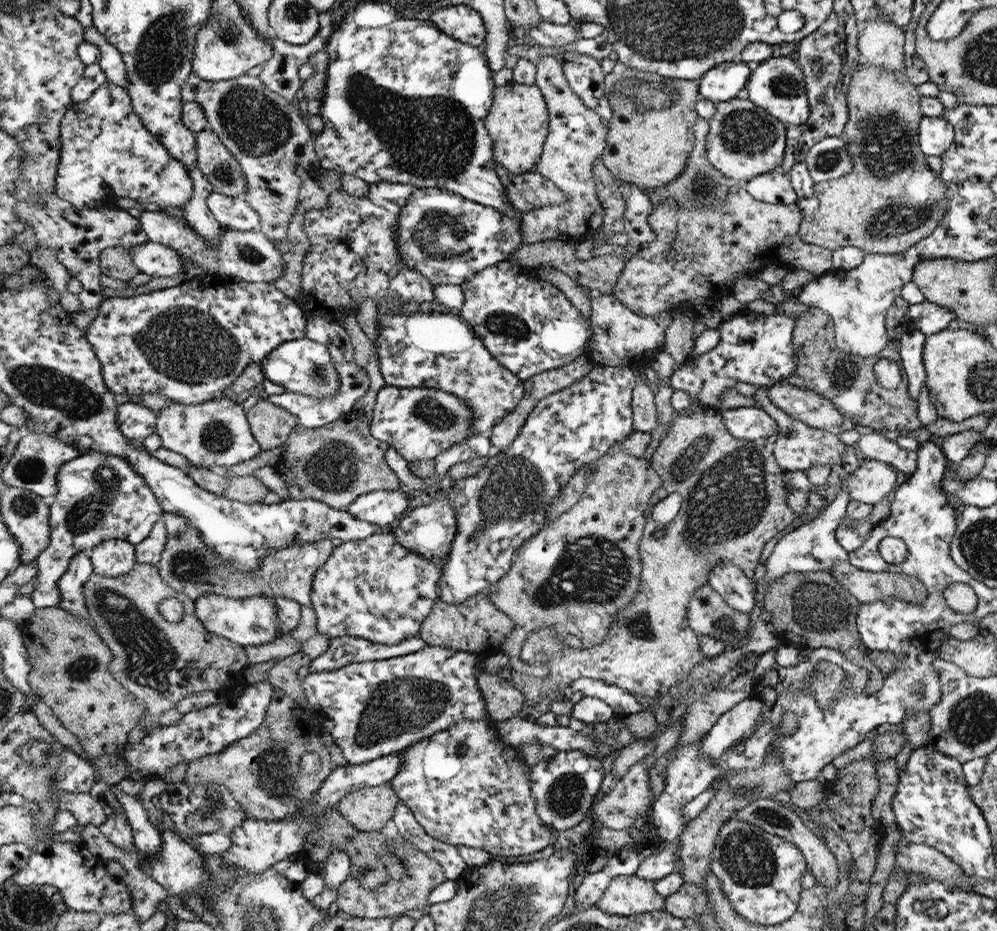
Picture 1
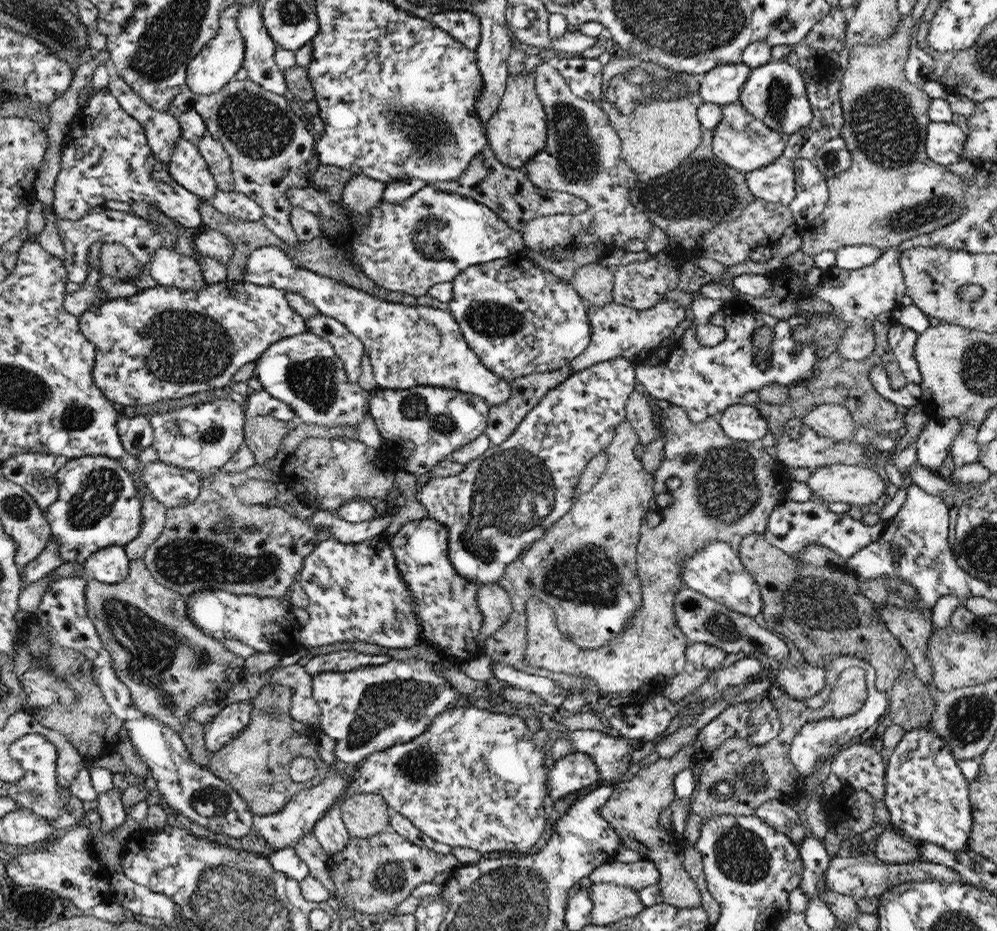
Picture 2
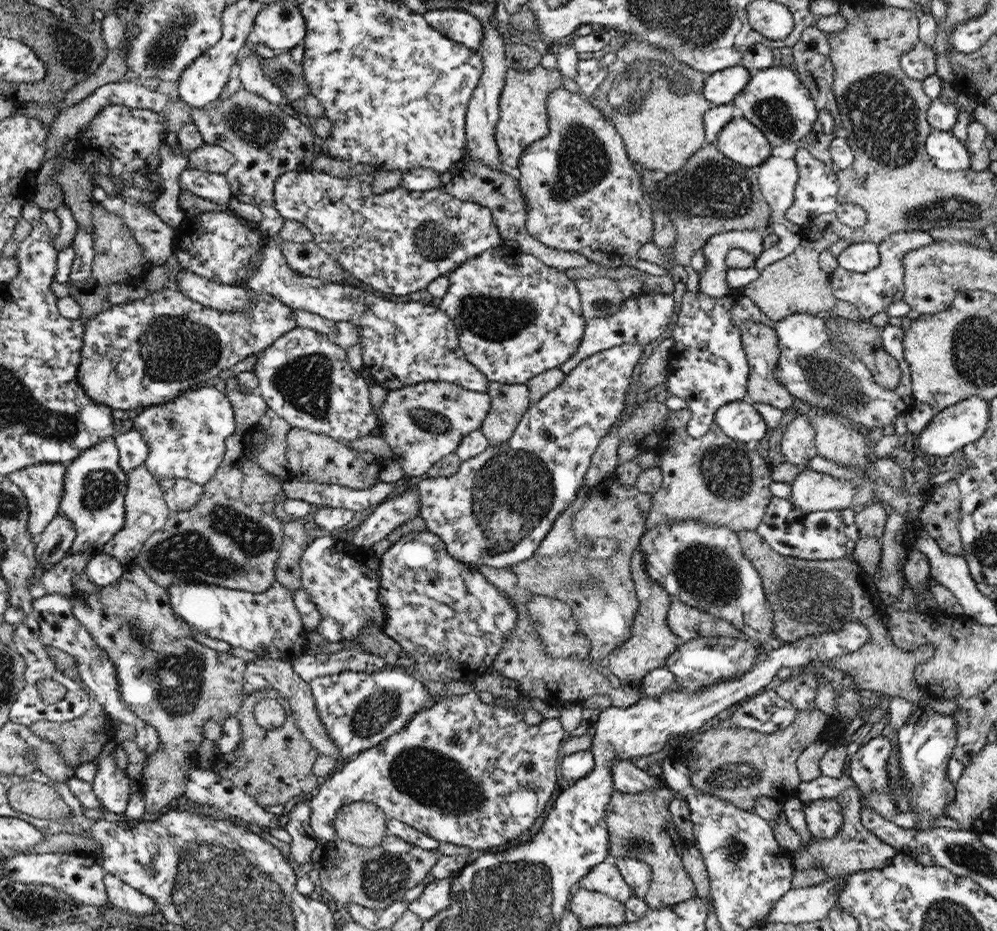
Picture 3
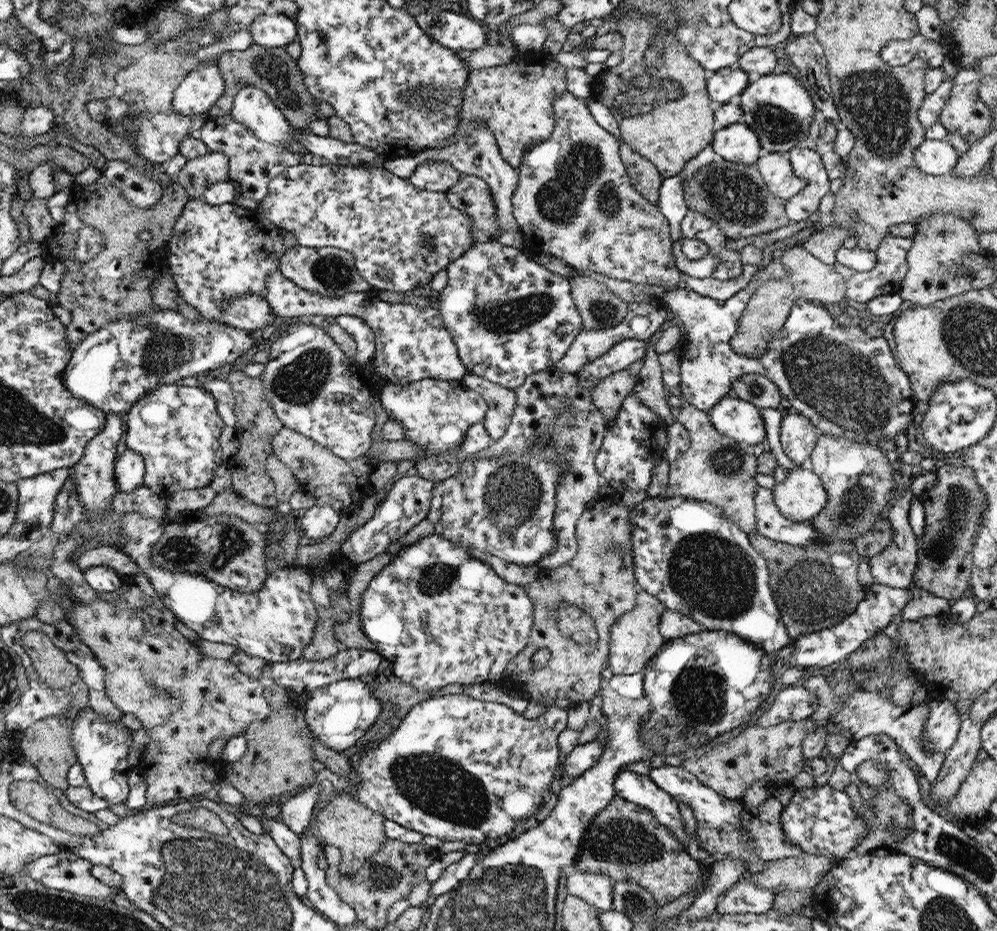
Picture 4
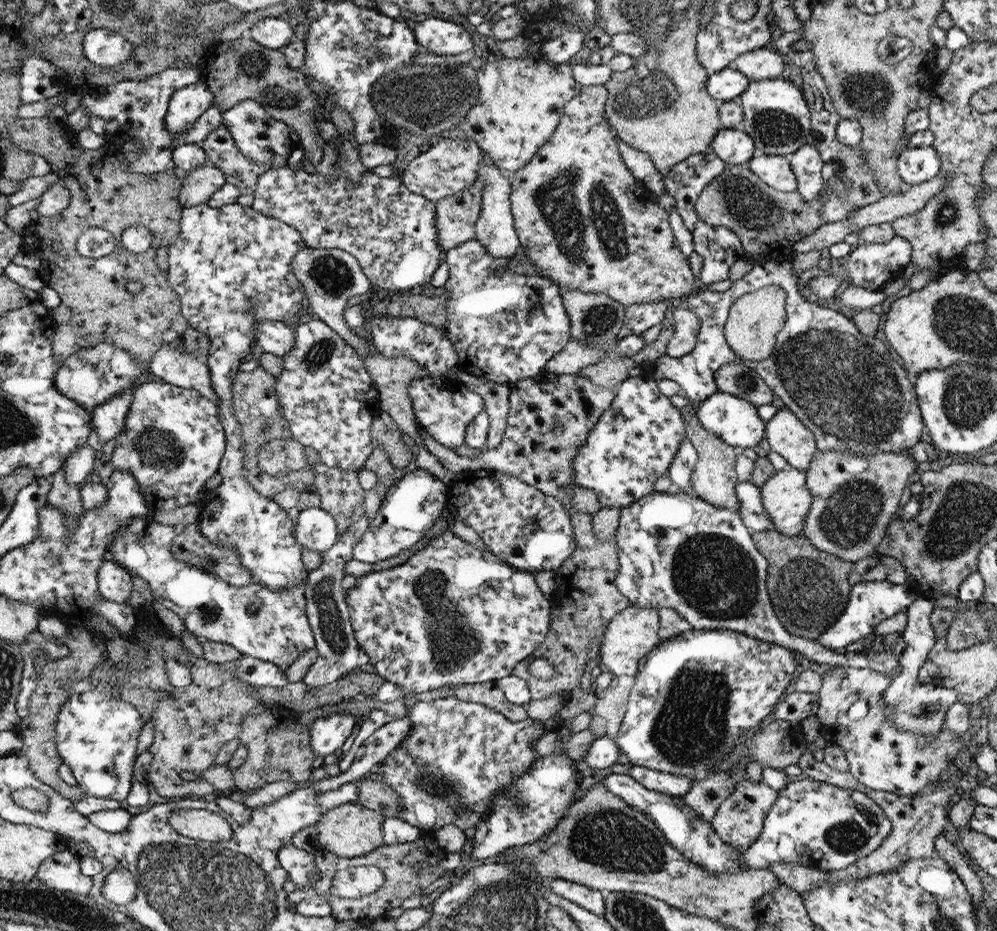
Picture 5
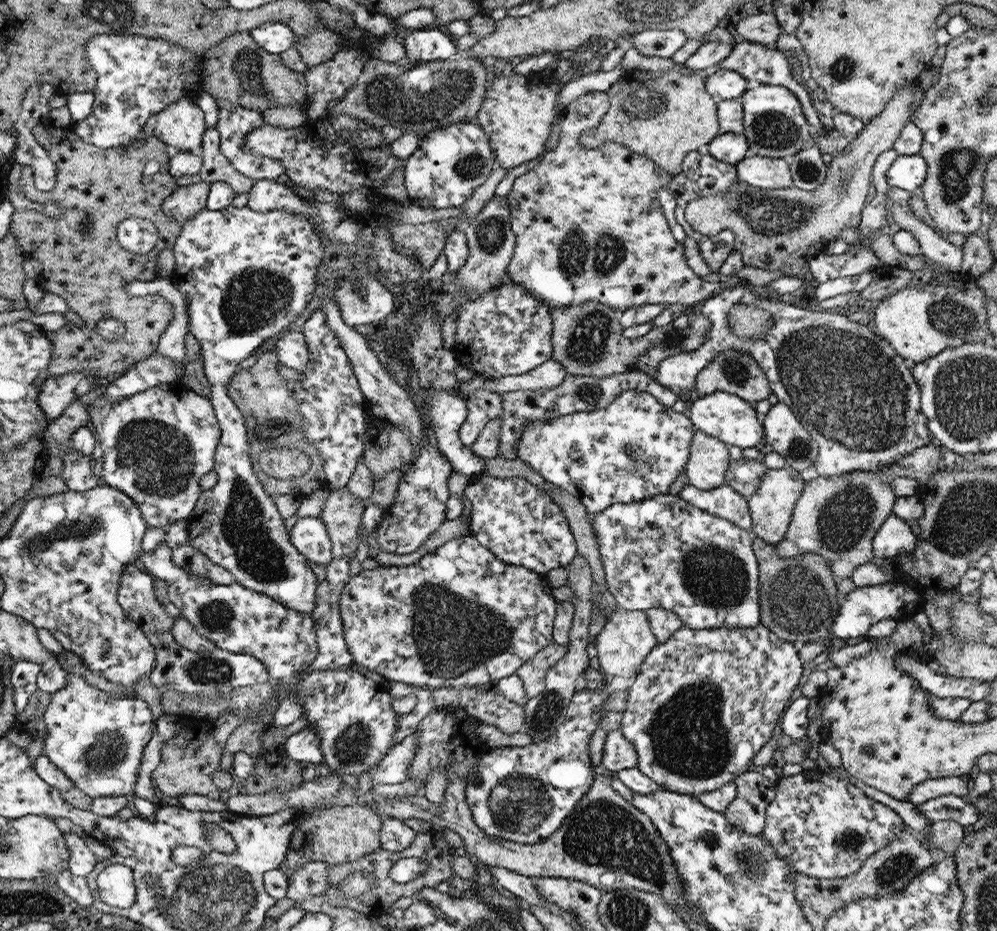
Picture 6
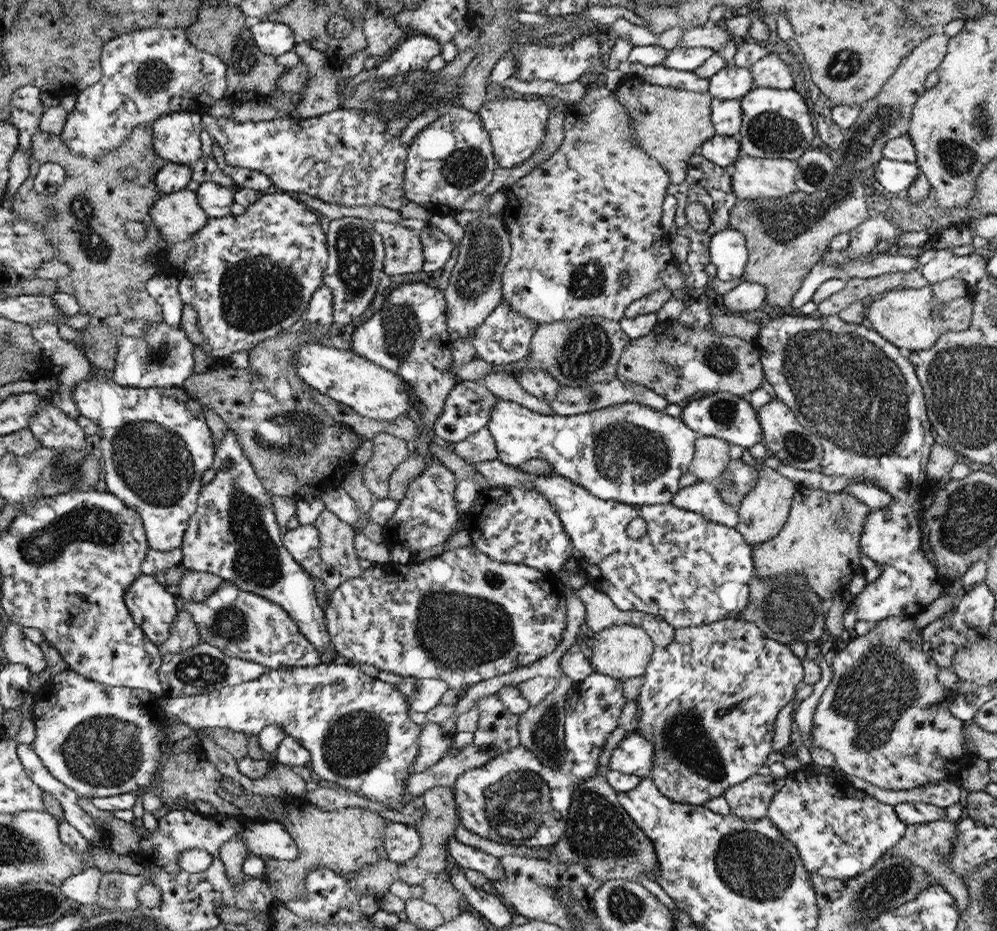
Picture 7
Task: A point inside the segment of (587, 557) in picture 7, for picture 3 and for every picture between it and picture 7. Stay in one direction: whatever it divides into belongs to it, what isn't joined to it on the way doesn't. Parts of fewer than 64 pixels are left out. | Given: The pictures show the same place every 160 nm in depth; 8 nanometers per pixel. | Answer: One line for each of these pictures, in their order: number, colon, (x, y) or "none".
3: (704, 565)
4: (687, 553)
5: (675, 551)
6: (663, 553)

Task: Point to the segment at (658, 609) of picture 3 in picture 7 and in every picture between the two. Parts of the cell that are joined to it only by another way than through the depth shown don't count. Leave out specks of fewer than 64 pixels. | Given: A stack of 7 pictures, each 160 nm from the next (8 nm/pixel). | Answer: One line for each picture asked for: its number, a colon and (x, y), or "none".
4: (636, 637)
5: (634, 632)
6: (626, 640)
7: (623, 651)

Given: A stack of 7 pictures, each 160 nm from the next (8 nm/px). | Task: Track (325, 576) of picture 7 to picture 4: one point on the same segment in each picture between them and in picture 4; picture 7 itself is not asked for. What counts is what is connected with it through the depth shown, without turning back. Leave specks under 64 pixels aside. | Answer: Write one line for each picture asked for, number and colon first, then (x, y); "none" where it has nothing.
4: (319, 521)
5: (316, 529)
6: (309, 535)

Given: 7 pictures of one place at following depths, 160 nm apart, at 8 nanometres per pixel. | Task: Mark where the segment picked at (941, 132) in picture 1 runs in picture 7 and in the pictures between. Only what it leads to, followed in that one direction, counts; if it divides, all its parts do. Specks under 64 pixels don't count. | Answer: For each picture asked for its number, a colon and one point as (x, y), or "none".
2: (945, 144)
3: (946, 152)
4: (935, 157)
5: (916, 165)
6: (907, 172)
7: (892, 176)

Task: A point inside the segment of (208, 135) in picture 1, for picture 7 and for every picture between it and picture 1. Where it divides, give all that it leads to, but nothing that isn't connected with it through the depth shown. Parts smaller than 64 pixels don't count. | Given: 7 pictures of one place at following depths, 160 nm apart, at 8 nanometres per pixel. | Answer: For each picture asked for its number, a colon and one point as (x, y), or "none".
2: (218, 160)
3: (211, 158)
4: (196, 176)
5: (199, 185)
6: (186, 202)
7: (178, 216)

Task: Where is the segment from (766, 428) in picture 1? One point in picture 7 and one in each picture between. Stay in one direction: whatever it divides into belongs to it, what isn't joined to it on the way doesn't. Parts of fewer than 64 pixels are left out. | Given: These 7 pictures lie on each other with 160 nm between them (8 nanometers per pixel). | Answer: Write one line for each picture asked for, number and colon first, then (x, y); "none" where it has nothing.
2: (742, 422)
3: (740, 420)
4: (740, 420)
5: (736, 421)
6: (733, 420)
7: (727, 416)

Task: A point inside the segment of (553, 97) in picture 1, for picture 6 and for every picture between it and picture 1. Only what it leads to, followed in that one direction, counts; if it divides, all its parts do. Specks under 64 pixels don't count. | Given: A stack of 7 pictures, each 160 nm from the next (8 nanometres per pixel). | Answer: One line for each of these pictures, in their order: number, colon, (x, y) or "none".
2: (582, 157)
3: (583, 194)
4: (575, 201)
5: (627, 249)
6: (589, 222)

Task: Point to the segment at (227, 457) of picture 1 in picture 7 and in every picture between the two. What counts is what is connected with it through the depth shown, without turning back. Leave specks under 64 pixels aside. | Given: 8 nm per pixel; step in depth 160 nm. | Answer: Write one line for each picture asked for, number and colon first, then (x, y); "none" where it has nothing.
2: (201, 438)
3: (185, 438)
4: (175, 428)
5: (169, 430)
6: (161, 442)
7: (156, 444)

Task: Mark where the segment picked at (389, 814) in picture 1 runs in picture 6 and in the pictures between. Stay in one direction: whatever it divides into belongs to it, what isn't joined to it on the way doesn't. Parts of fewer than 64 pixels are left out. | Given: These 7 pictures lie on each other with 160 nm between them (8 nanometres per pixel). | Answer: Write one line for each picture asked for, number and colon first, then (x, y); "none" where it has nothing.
2: (364, 815)
3: (364, 824)
4: (346, 823)
5: (352, 830)
6: (339, 834)

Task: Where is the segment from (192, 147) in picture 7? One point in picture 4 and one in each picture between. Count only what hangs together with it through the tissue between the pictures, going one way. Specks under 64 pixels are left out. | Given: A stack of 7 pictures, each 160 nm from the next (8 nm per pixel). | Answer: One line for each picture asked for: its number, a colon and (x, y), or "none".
4: (199, 90)
5: (186, 105)
6: (181, 126)

